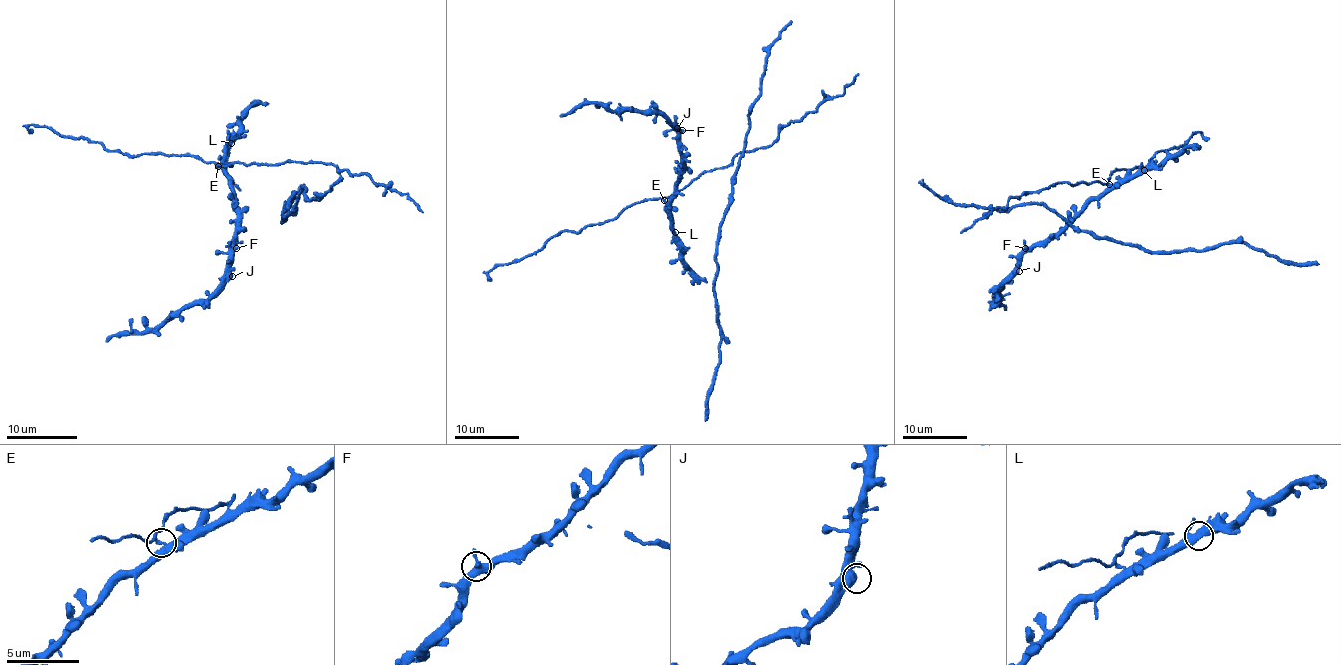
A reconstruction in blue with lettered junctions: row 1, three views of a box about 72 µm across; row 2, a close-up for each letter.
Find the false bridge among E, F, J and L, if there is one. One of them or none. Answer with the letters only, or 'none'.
E

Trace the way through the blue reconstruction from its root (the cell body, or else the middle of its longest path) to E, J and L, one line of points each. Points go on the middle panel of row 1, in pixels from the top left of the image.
E: (725, 166), (703, 171), (664, 200)
J: (725, 166), (703, 171), (667, 197), (666, 202), (675, 194), (674, 185), (682, 167), (680, 130), (677, 128)
L: (725, 166), (703, 171), (664, 200), (675, 232)

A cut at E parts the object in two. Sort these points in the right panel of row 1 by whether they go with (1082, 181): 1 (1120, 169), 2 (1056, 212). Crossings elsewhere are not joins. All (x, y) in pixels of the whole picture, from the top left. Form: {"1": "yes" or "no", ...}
{"1": "yes", "2": "no"}

